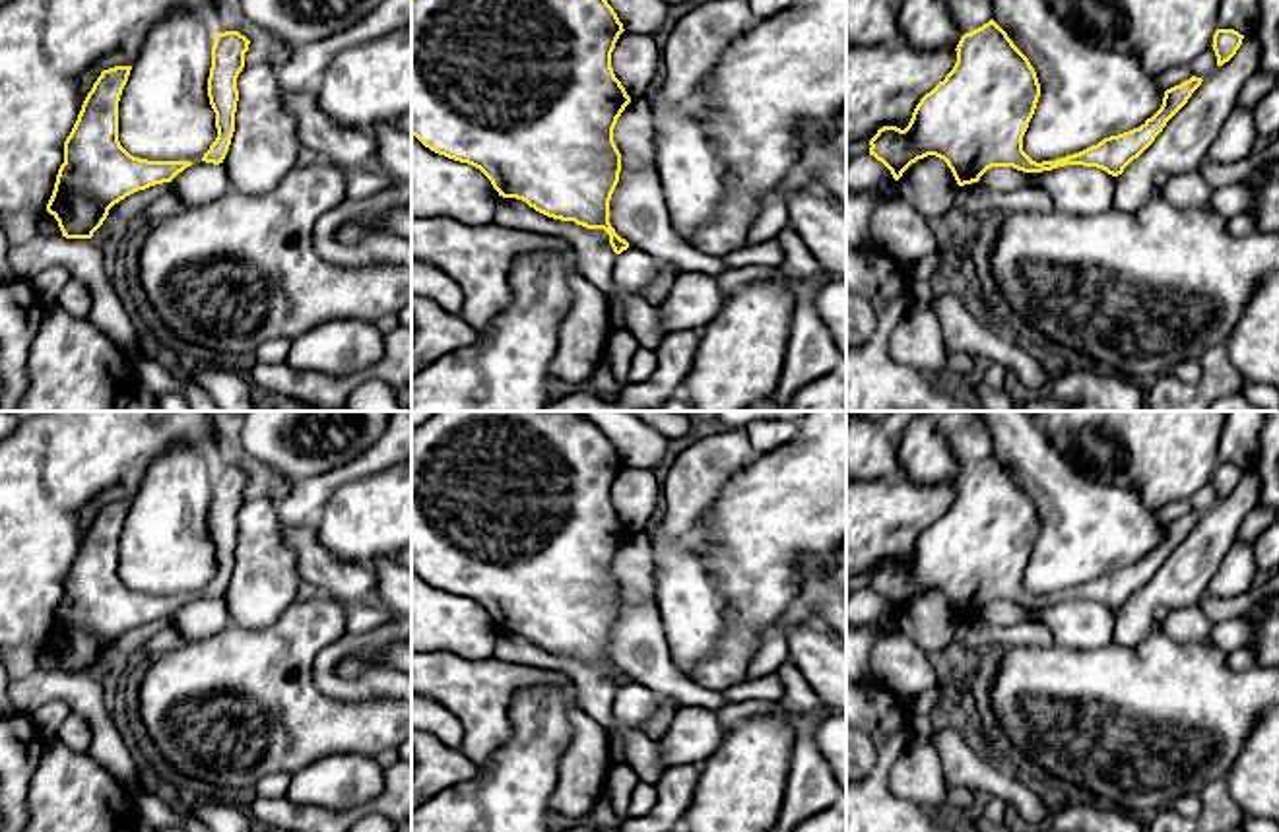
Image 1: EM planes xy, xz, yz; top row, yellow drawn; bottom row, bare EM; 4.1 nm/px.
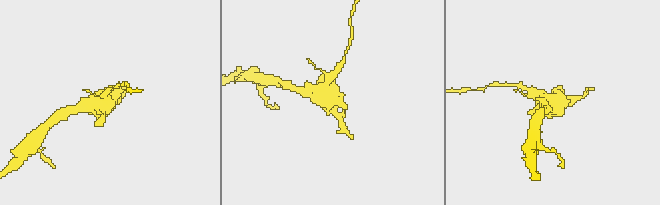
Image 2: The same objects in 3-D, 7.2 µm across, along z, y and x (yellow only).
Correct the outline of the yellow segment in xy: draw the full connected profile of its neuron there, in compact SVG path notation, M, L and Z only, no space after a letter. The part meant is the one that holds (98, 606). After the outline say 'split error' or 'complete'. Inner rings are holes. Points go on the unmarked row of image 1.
M115 500L101 506L64 576L64 597L47 646L66 673L91 673L115 638L138 624L171 617L192 599L140 593L120 580L118 535L130 504Z; complete

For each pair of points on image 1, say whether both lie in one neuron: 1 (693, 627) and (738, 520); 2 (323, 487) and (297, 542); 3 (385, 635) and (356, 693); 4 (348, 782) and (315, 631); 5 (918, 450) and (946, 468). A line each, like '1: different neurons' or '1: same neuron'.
1: different neurons
2: different neurons
3: same neuron
4: different neurons
5: same neuron

